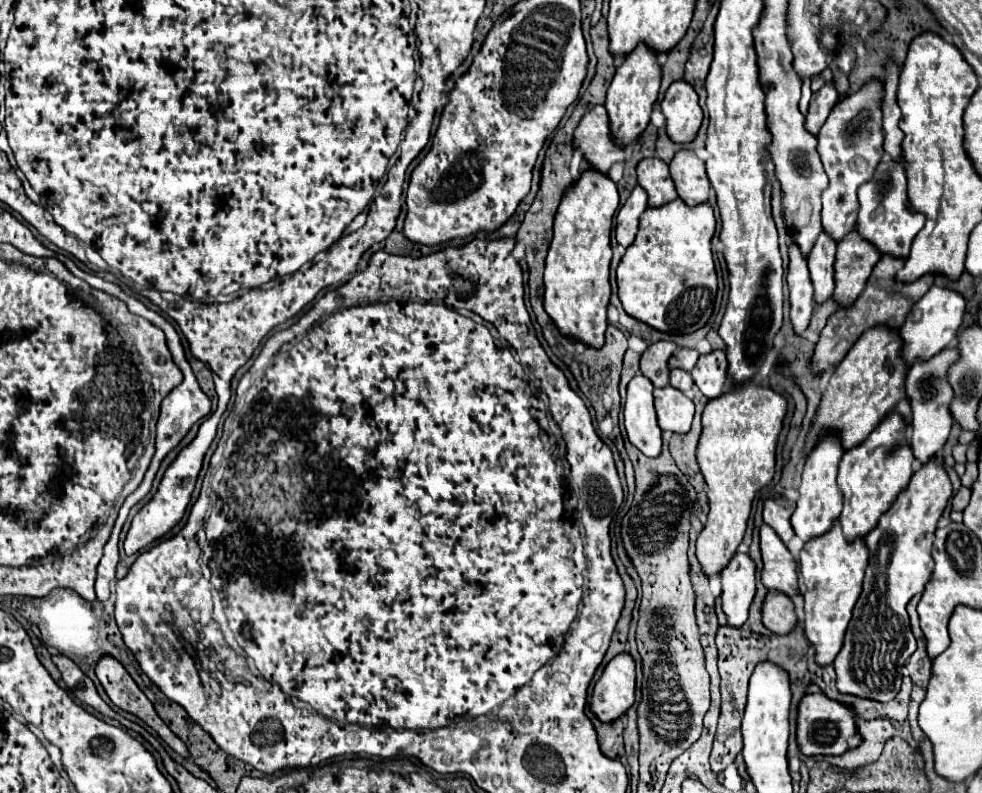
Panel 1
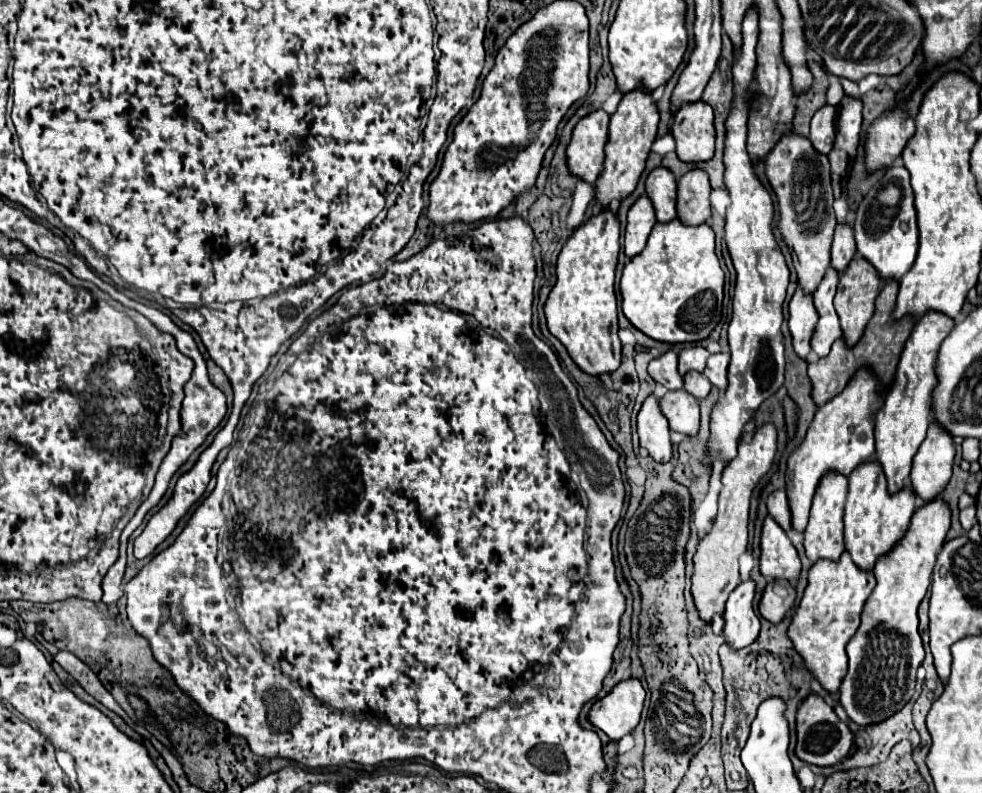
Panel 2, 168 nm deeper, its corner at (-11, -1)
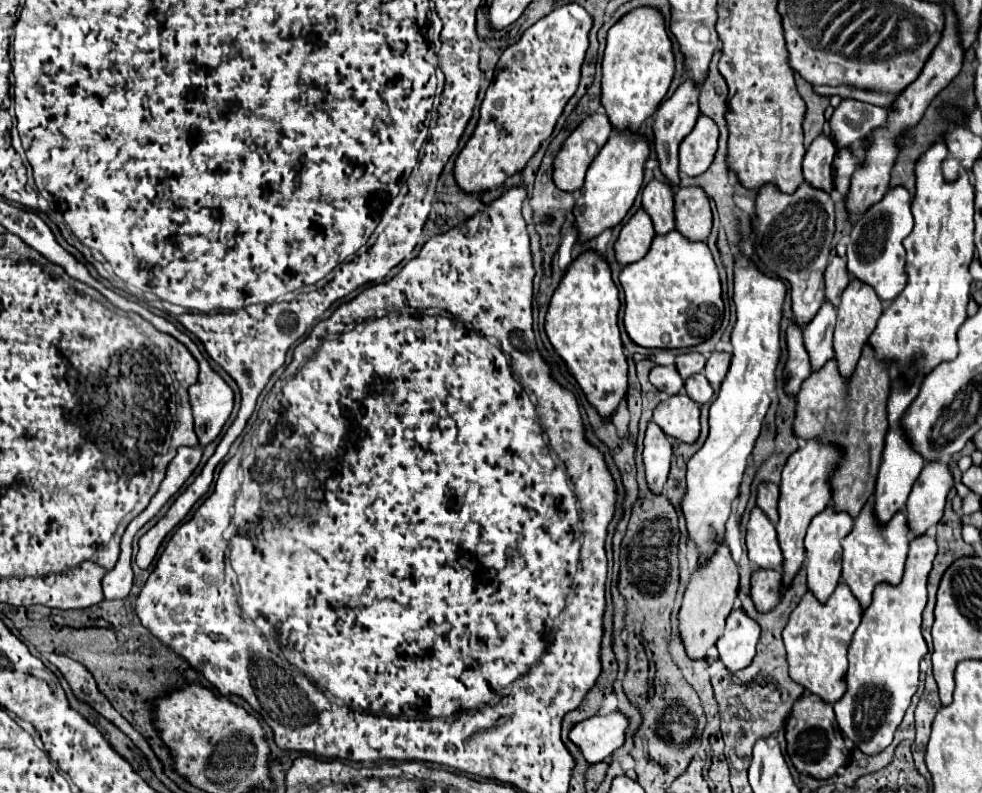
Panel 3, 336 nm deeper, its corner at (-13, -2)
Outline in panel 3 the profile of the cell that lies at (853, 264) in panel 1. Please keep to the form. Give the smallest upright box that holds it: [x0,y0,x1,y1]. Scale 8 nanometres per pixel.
[834,279,882,379]

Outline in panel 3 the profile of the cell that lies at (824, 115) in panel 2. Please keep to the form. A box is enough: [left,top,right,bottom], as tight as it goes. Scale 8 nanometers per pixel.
[804,135,836,193]

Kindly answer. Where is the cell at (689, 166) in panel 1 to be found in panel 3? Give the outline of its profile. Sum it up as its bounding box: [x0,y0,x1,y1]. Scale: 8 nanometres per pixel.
[674,187,712,241]

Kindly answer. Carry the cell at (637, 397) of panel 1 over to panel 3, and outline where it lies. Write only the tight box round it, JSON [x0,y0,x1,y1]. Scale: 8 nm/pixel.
[644,423,672,495]

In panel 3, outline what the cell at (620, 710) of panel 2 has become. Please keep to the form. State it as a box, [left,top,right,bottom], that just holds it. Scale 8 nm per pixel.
[568,711,626,765]

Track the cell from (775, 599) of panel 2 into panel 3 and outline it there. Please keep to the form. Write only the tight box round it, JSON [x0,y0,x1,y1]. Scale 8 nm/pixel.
[750,569,780,613]

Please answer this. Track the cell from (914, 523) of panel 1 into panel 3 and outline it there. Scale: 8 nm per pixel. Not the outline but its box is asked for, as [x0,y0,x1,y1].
[834,535,936,755]

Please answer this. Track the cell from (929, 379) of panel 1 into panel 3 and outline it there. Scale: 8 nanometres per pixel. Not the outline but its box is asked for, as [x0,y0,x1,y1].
[906,463,952,537]

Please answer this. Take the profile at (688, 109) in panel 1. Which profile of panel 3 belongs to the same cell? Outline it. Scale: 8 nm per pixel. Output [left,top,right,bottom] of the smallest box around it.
[680,115,718,177]

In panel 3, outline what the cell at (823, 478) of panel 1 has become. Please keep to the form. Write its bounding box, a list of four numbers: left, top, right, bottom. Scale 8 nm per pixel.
[806,505,852,603]

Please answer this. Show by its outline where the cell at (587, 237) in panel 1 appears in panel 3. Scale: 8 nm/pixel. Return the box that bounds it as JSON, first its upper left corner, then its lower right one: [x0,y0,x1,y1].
[544,251,628,421]

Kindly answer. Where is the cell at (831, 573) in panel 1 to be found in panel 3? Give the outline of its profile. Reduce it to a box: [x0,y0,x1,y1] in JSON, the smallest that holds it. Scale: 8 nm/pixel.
[784,581,860,703]

